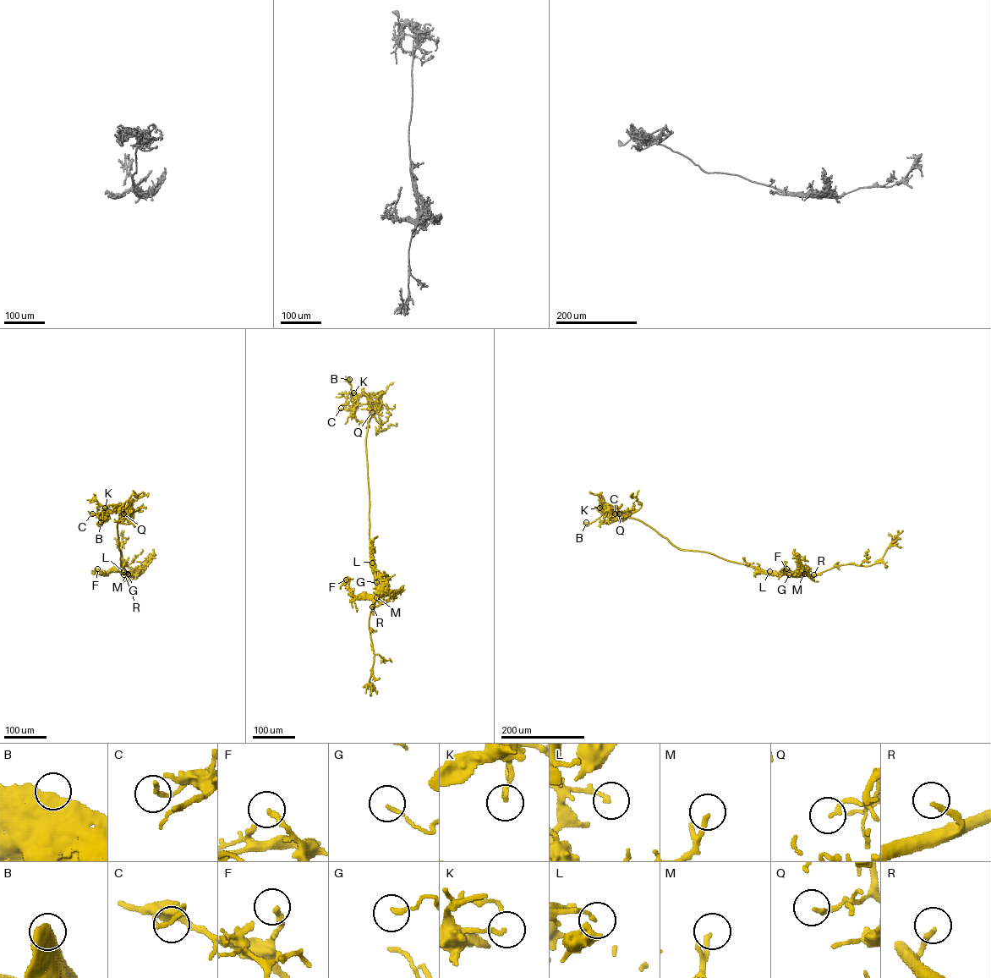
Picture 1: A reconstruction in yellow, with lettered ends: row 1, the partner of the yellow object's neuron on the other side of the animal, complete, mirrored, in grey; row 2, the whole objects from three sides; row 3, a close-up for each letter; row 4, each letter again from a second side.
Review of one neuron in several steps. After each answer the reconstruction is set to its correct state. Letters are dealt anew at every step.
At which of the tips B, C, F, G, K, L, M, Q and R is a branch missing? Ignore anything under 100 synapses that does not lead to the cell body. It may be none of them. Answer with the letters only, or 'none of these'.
M, R

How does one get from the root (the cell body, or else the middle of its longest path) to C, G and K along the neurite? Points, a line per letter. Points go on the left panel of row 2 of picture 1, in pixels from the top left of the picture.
C: (99, 524), (103, 508), (123, 505), (120, 517), (121, 513), (115, 511), (101, 515), (92, 513)
G: (99, 524), (102, 522), (103, 508), (112, 504), (123, 505), (117, 530), (122, 573), (128, 574)
K: (99, 524), (105, 506), (122, 504), (124, 508), (122, 513), (120, 509), (110, 511), (105, 508)

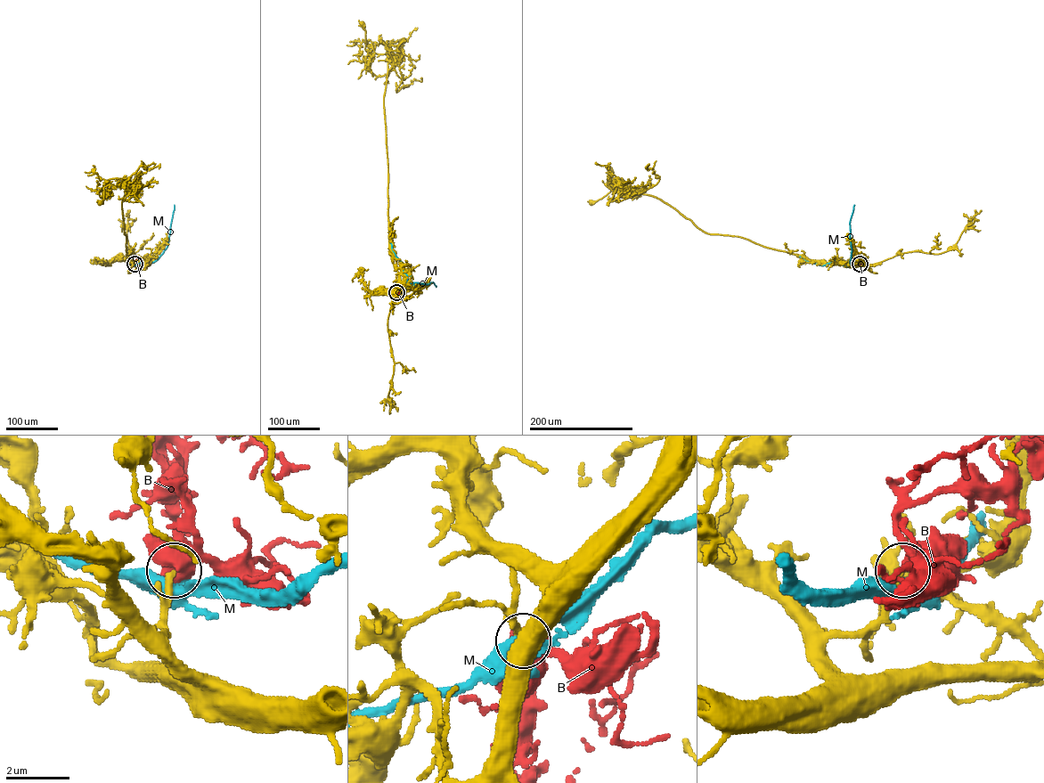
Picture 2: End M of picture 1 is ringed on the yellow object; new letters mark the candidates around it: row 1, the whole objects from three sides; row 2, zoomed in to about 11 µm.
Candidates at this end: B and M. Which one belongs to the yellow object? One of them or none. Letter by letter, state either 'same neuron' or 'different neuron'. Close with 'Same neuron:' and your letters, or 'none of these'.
B: same neuron
M: different neuron
Same neuron: B

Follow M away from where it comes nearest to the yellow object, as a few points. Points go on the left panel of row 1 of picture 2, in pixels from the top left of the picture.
M: (134, 264), (152, 263), (167, 248), (174, 205)

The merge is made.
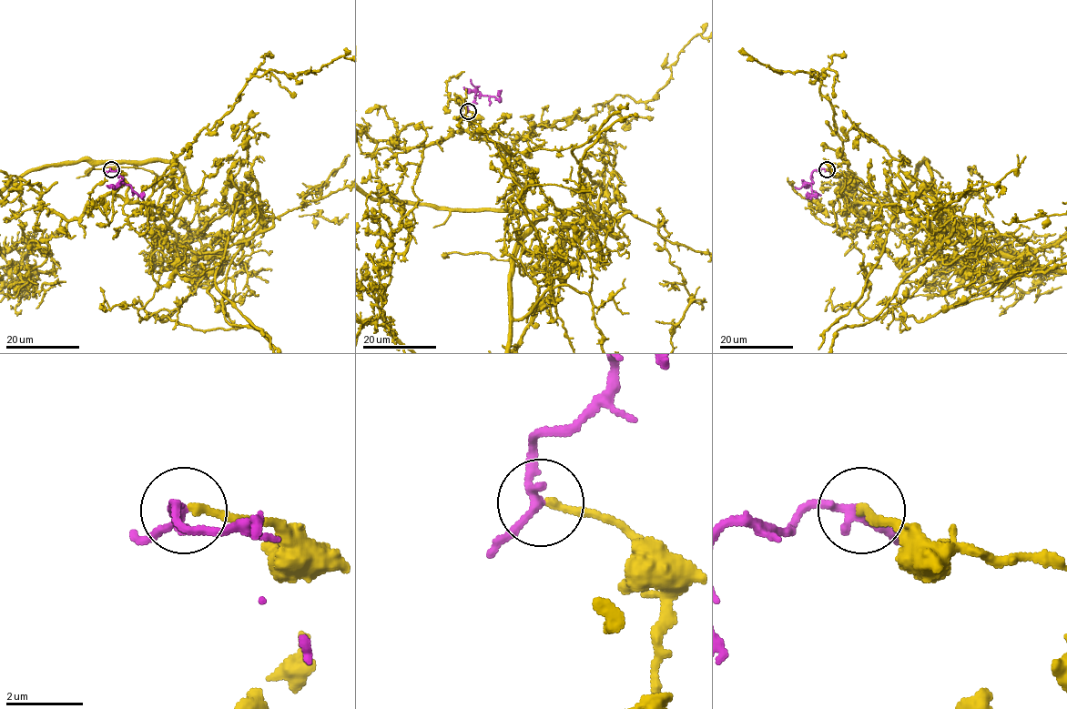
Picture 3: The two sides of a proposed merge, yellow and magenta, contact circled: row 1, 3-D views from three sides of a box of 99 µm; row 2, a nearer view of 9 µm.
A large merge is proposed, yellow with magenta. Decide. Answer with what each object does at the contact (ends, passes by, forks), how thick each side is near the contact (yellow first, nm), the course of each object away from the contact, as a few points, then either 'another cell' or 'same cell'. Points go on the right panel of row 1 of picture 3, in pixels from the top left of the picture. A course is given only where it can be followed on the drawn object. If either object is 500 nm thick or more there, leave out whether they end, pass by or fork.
yellow ends; magenta passes by; calibres 200 and 240 nm; course magenta (827, 168), (812, 173), (811, 193), (814, 196), (806, 194); same cell

